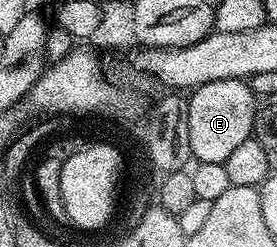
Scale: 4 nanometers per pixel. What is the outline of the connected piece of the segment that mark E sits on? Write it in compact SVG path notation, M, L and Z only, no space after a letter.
M245 80L207 82L192 89L188 101L188 137L191 138L194 161L224 164L236 148L253 136L259 104Z

